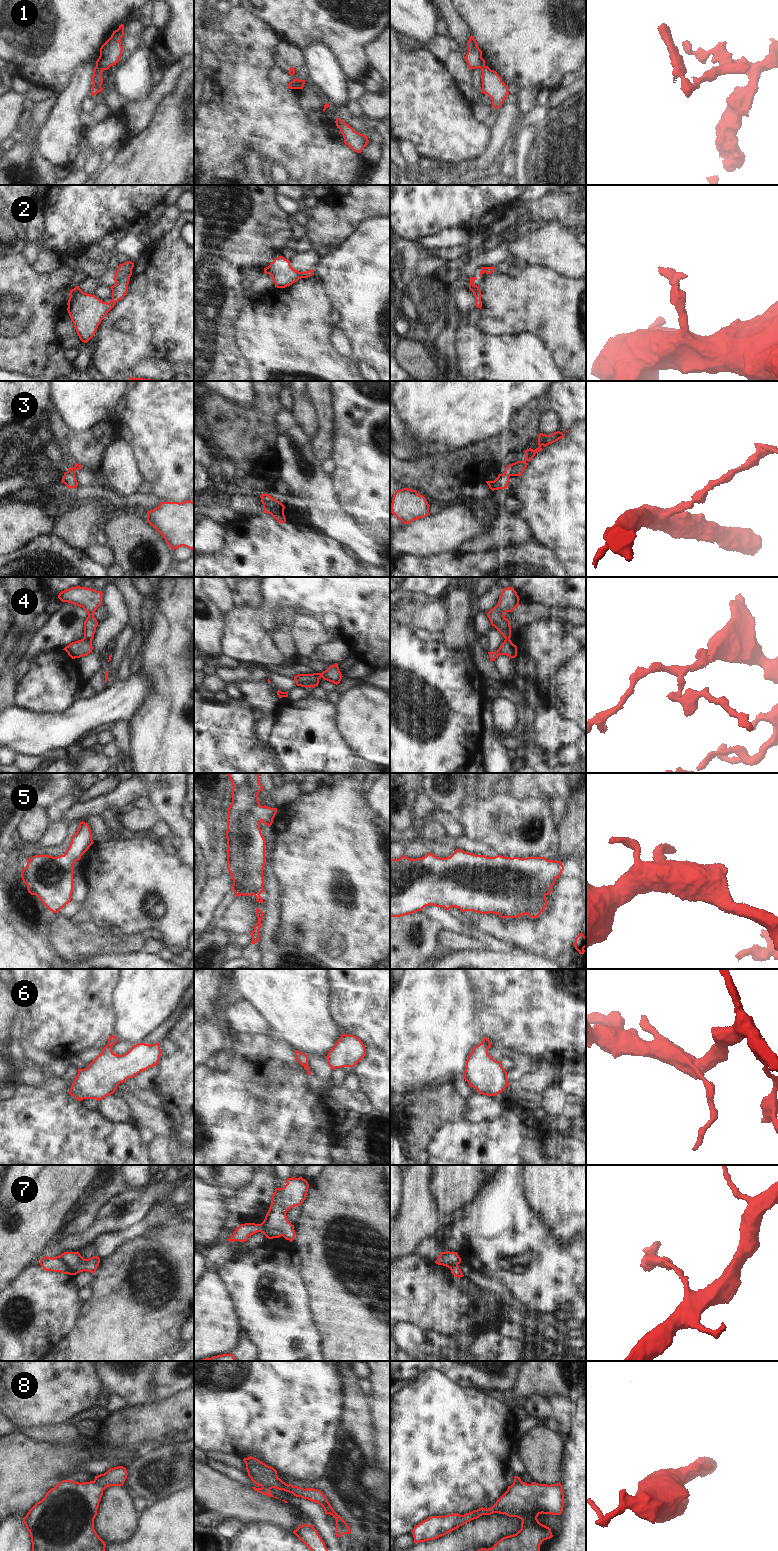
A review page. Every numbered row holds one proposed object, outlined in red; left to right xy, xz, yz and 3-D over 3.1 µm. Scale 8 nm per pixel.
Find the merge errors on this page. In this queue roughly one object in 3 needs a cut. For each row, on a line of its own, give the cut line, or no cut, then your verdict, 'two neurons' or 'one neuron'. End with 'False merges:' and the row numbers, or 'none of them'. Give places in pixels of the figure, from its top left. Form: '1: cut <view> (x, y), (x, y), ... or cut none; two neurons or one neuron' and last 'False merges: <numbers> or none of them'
1: cut xy (96, 66), (102, 70); two neurons
2: cut none; one neuron
3: cut none; one neuron
4: cut xy (84, 637), (91, 640); two neurons
5: cut none; one neuron
6: cut none; one neuron
7: cut xz (260, 1224), (266, 1229), (277, 1229), (282, 1235); two neurons
8: cut xy (93, 1481), (102, 1490); two neurons
False merges: 1, 4, 7, 8

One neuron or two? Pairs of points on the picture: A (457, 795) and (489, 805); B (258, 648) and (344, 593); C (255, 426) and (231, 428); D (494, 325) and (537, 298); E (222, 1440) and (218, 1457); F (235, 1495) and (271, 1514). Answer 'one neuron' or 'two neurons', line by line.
A: two neurons
B: one neuron
C: one neuron
D: one neuron
E: two neurons
F: one neuron

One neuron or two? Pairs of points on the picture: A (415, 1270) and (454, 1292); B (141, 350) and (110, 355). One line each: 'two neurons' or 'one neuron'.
A: one neuron
B: one neuron

